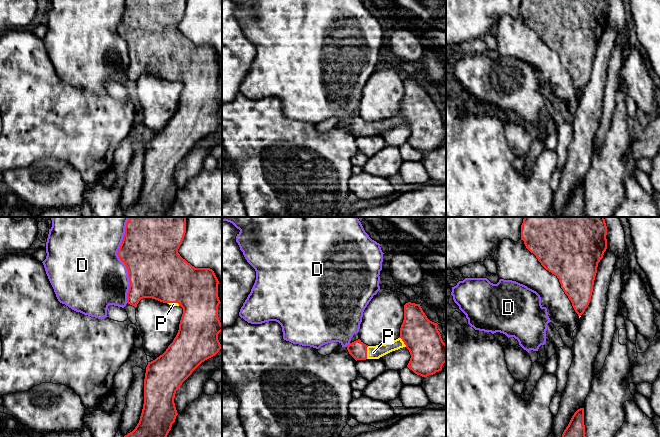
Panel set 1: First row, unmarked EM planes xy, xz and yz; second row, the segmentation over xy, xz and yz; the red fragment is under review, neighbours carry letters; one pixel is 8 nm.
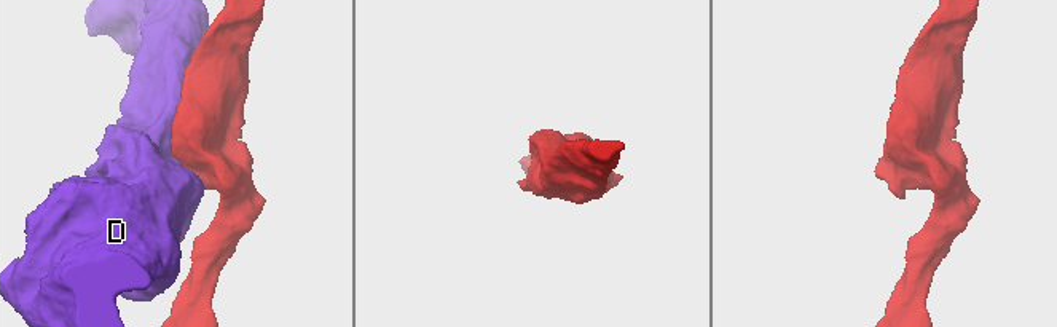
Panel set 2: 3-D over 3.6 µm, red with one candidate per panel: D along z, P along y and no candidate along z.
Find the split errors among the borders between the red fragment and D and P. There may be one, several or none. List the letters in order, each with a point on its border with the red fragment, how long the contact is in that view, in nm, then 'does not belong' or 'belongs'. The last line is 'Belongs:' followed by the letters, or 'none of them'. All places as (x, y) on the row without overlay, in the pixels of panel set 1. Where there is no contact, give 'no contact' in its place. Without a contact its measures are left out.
D: meets red in xy at (123, 38); contact 650 nm long; does not belong
P: meets red in xz at (366, 128); contact 110 nm long; belongs
Belongs: P

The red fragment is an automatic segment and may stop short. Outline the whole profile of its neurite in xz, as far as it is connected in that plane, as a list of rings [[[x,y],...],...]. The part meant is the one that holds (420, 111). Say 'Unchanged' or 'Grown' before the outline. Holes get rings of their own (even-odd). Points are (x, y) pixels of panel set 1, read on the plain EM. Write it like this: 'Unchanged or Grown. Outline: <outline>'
Grown. Outline: [[[408,78],[404,81],[404,96],[398,115],[376,122],[368,122],[358,115],[346,123],[356,137],[379,135],[406,123],[411,131],[407,143],[415,150],[427,153],[441,147],[446,138],[446,120],[437,101],[427,94],[420,80]]]

